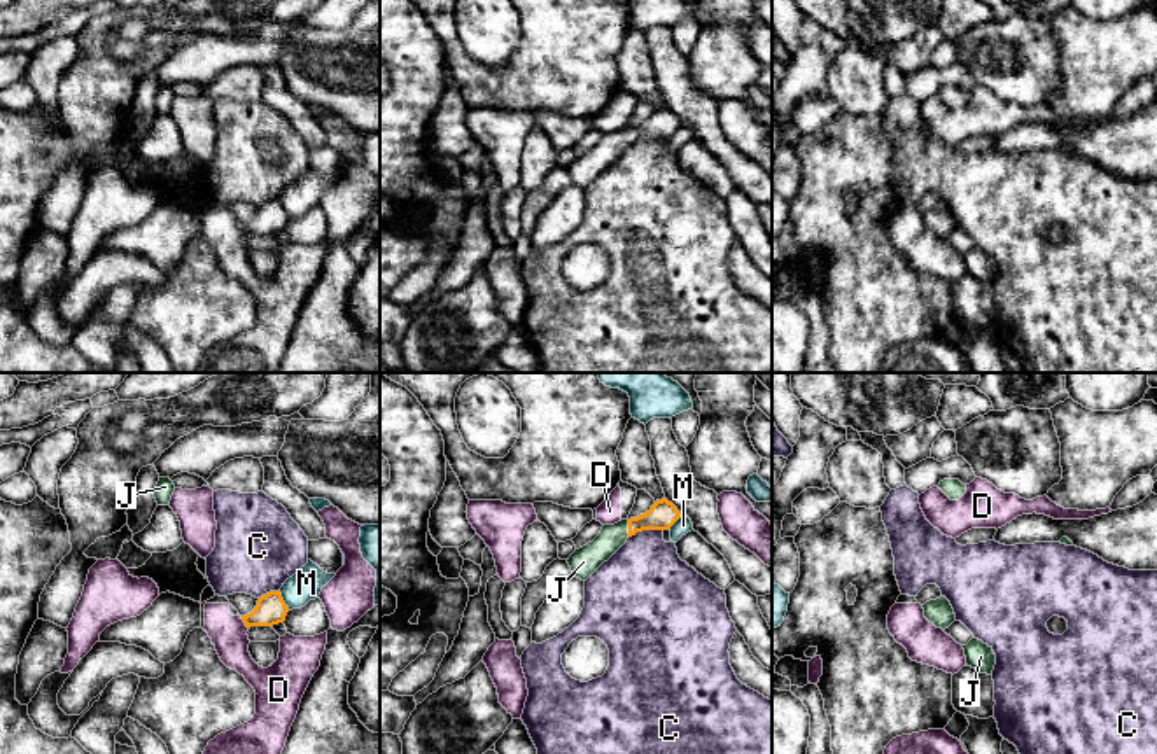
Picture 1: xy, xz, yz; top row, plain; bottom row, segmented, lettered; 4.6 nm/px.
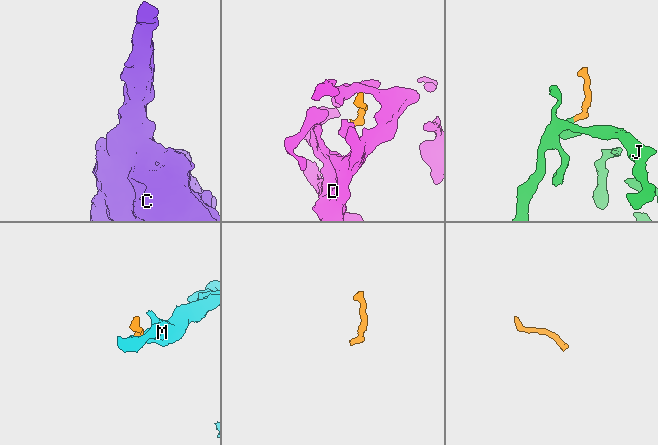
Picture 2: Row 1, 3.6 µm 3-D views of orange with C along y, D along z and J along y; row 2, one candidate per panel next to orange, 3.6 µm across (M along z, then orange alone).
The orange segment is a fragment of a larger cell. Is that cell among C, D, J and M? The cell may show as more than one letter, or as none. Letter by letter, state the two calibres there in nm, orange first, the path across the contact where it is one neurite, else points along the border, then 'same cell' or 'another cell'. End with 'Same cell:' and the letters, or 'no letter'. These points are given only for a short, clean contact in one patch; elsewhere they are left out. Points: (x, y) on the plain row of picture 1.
C: 130 nm thick on the orange side, 400 nm on the other; another cell
D: 140 nm thick on the orange side, 170 nm on the other; border along xy (240, 224), (247, 237); another cell
J: 130 nm thick on the orange side, 130 nm on the other; same cell
M: 140 nm thick on the orange side, 150 nm on the other; border along xy (279, 198), (289, 217); another cell
Same cell: J

